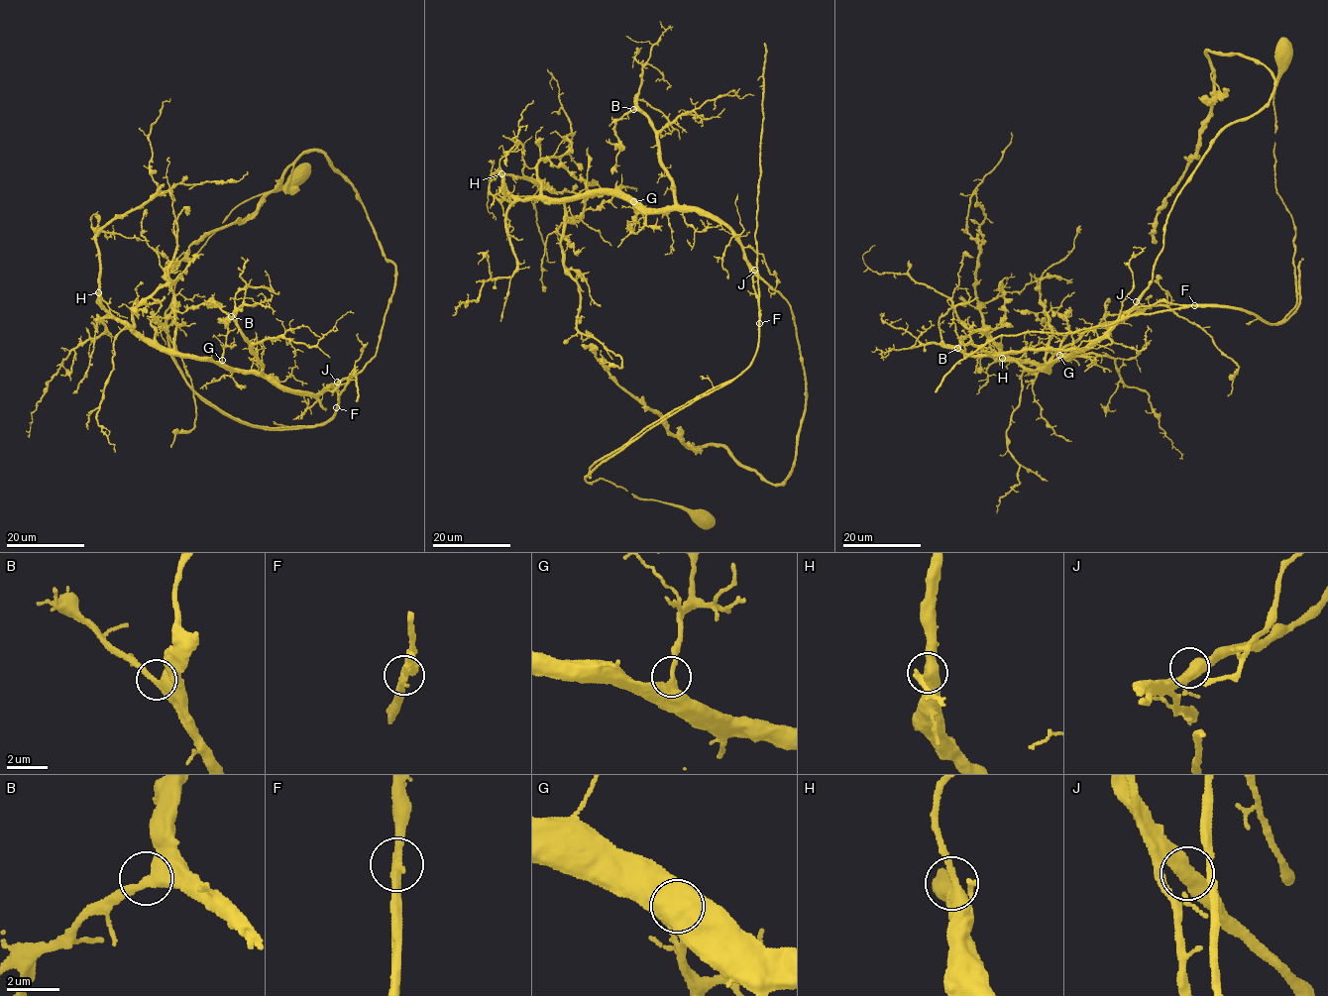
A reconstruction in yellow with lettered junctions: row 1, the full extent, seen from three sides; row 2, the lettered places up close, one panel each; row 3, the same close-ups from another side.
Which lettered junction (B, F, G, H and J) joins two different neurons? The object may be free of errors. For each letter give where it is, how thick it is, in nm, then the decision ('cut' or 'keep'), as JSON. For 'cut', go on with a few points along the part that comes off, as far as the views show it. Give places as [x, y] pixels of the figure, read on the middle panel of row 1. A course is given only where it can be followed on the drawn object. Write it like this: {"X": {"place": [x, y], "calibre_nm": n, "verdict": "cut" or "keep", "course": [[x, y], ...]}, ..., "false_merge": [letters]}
{"B": {"place": [633, 109], "calibre_nm": 440, "verdict": "keep"}, "F": {"place": [759, 323], "calibre_nm": 420, "verdict": "cut", "course": [[759, 323], [755, 237], [764, 43]]}, "G": {"place": [633, 201], "calibre_nm": 480, "verdict": "keep"}, "H": {"place": [501, 173], "calibre_nm": 500, "verdict": "keep"}, "J": {"place": [754, 270], "calibre_nm": 500, "verdict": "keep"}, "false_merge": ["F"]}

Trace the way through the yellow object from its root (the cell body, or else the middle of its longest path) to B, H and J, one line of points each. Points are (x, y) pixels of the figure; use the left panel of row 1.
B: (298, 176), (190, 262), (168, 349), (251, 424), (334, 415), (333, 385), (276, 387), (231, 316)
H: (298, 176), (232, 210), (165, 322), (220, 409), (330, 419), (333, 385), (170, 355), (98, 292)
J: (298, 176), (239, 203), (190, 262), (165, 313), (168, 349), (193, 390), (259, 426), (330, 419), (337, 382)

